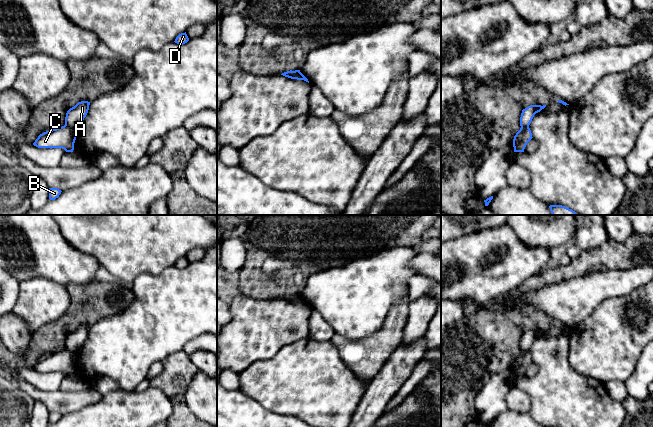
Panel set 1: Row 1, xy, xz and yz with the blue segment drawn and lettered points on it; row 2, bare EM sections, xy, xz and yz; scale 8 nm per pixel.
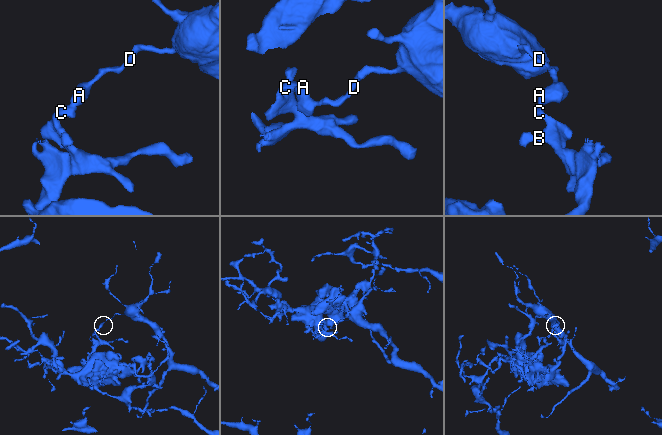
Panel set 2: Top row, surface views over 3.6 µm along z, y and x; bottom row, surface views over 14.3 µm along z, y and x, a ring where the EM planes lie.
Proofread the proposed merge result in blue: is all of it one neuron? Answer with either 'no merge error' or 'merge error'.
merge error

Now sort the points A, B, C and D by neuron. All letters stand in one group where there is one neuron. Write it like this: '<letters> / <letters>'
A D / B C

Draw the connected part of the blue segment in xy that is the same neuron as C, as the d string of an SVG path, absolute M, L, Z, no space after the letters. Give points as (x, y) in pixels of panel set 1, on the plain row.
M64 349L40 358L33 369L38 372L62 372L66 376L73 376L76 358L76 354Z

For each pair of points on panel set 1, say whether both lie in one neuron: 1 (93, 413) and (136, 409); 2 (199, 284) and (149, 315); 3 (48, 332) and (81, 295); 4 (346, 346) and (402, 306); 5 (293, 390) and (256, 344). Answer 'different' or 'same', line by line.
1: same
2: same
3: same
4: same
5: different

